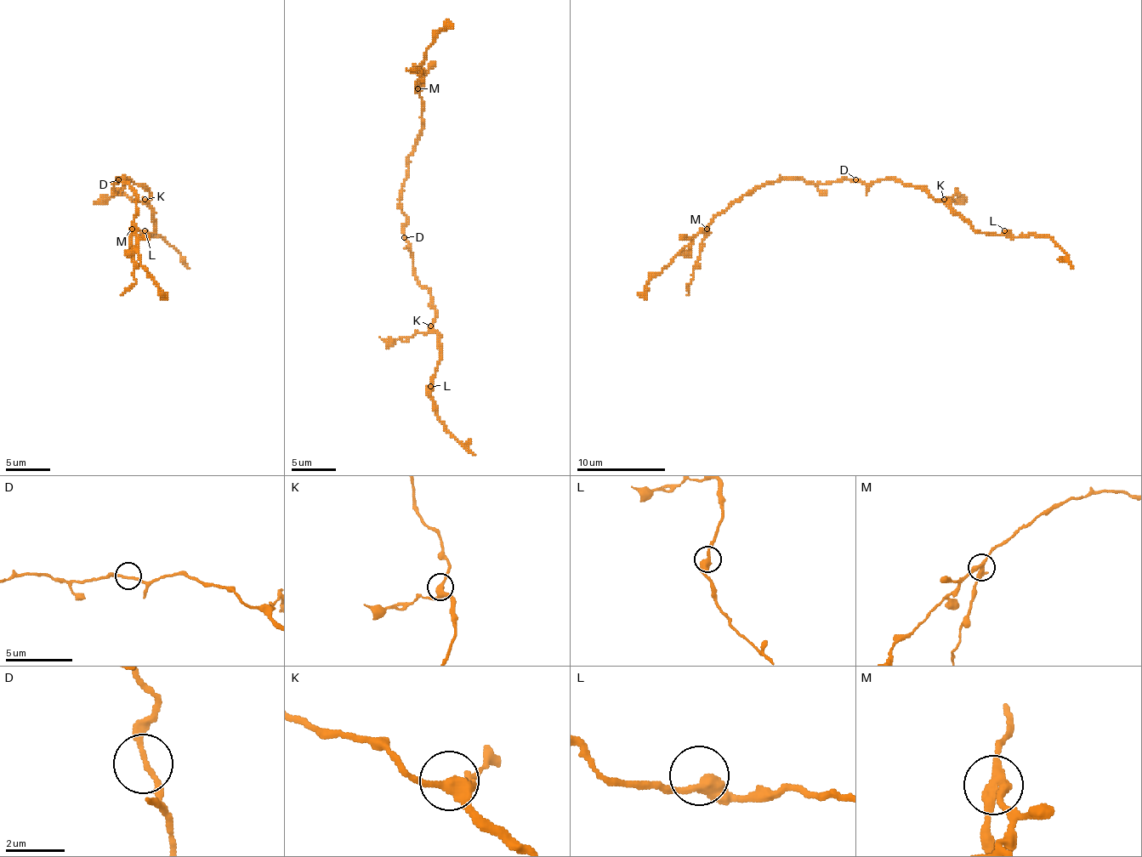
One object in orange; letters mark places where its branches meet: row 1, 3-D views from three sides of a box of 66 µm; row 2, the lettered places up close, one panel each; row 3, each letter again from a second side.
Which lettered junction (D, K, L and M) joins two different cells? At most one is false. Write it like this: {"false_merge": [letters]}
{"false_merge": ["M"]}

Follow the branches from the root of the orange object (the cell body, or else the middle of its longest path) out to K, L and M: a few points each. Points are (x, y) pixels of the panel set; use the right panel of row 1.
K: (855, 182), (869, 184), (877, 179), (900, 179), (909, 186), (924, 188), (935, 199), (944, 199)
L: (855, 182), (900, 179), (946, 201), (975, 230), (991, 235), (1004, 230)
M: (855, 182), (842, 179), (829, 184), (811, 184), (802, 179), (777, 179), (758, 186), (735, 199), (707, 228)

